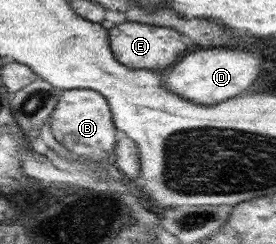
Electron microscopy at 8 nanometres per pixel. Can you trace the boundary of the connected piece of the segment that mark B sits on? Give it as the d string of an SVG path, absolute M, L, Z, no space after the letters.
M87 88L61 91L61 96L50 116L50 127L54 140L68 151L87 160L101 161L116 150L117 128L107 99L100 93Z

